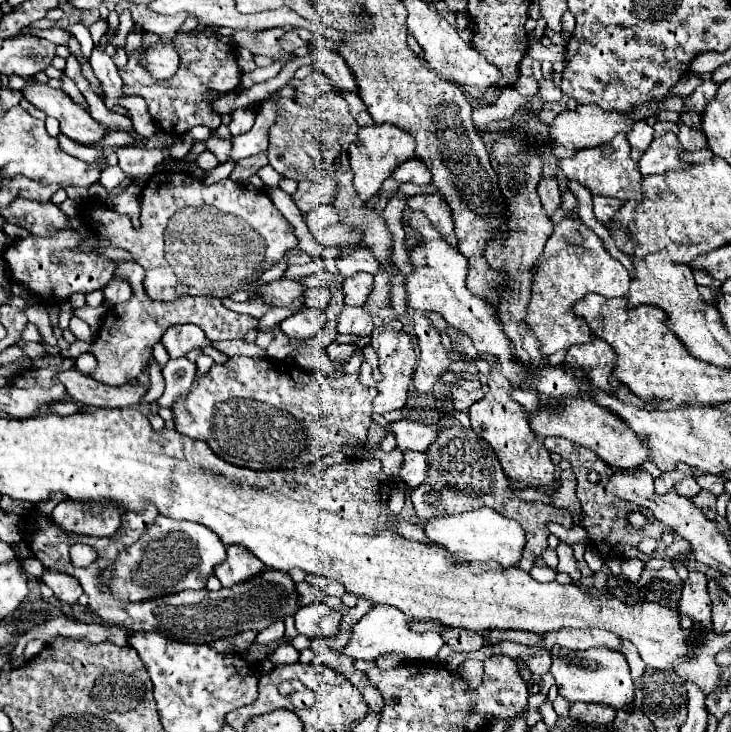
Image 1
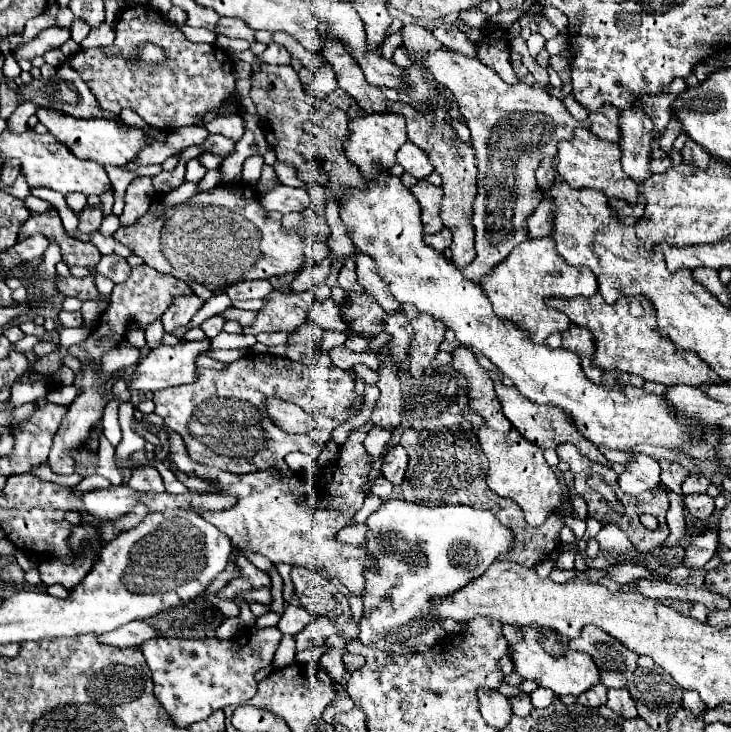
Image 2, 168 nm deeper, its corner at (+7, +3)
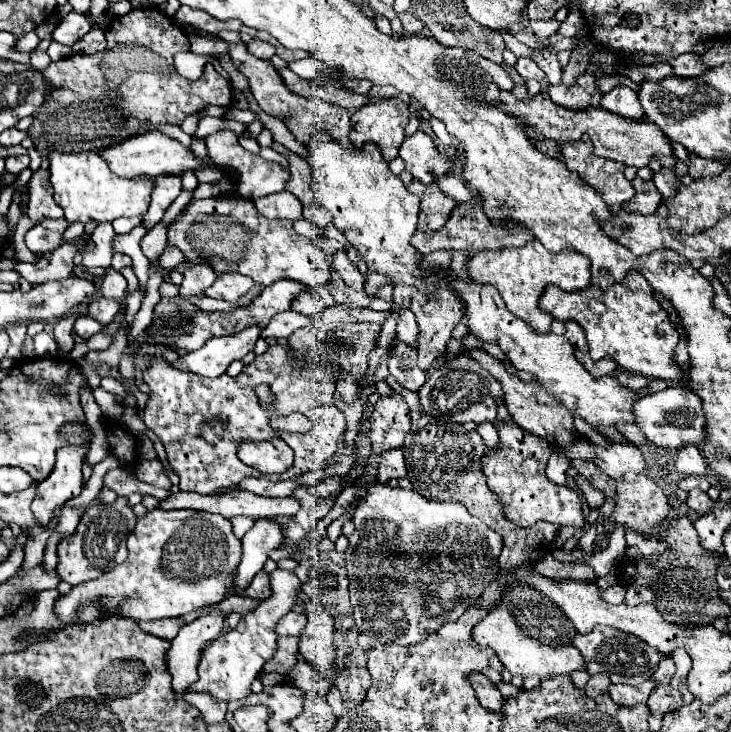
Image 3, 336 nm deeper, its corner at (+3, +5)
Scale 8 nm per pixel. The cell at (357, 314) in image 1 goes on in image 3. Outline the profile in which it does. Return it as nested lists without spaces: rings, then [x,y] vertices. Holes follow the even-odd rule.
[[[303,290],[301,296],[295,296],[295,300],[291,304],[291,310],[301,312],[305,316],[315,316],[315,314],[323,312],[323,308],[325,306],[323,306],[321,298],[315,292],[311,292],[311,290]]]

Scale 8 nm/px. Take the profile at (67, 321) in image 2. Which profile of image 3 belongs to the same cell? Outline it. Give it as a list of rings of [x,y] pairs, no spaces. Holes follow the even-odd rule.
[[[87,316],[75,320],[75,334],[81,336],[83,340],[89,340],[89,338],[95,336],[99,330],[101,330],[101,324],[95,322],[95,320],[91,320],[91,318],[87,318]]]

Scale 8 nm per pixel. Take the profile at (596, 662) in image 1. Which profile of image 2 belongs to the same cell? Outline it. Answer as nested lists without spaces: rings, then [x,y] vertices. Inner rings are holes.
[[[525,626],[521,628],[521,632],[525,634],[525,640],[521,644],[511,646],[511,658],[515,664],[515,672],[521,674],[525,680],[535,680],[539,682],[539,686],[551,688],[557,696],[579,696],[601,682],[601,672],[593,658],[585,652],[577,652],[571,648],[563,650],[561,636],[555,630],[543,626]]]

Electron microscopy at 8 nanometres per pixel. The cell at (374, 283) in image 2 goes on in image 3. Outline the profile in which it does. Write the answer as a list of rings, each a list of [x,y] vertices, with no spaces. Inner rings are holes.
[[[401,308],[397,312],[397,318],[399,318],[399,324],[397,324],[397,340],[399,342],[405,342],[413,348],[417,348],[417,336],[419,336],[419,328],[417,328],[417,322],[415,322],[415,316],[409,308]]]

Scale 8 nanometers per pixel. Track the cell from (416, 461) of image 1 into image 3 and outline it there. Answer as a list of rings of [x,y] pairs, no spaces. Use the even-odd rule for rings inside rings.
[[[389,450],[389,452],[381,454],[379,466],[377,466],[377,480],[389,482],[389,480],[397,480],[405,474],[407,474],[407,468],[405,468],[405,460],[403,460],[403,450]]]

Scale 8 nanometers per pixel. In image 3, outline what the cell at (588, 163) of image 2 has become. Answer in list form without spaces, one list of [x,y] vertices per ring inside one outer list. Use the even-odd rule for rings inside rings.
[[[587,138],[561,144],[561,154],[563,154],[563,162],[567,164],[567,168],[577,172],[589,186],[601,192],[603,200],[609,206],[615,208],[615,206],[629,202],[635,190],[631,182],[623,176],[625,166],[609,158],[595,156],[591,150],[593,148]]]

